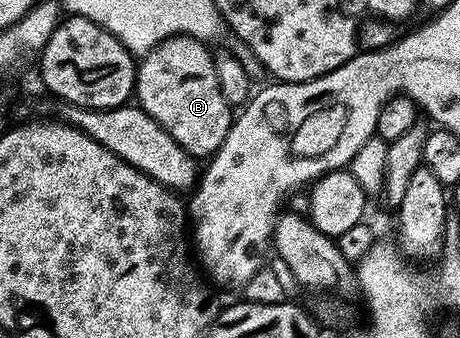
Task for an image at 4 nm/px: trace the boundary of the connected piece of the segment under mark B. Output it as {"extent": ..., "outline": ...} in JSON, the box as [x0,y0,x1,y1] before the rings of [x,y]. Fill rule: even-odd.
{"extent":[134,34,234,160],"outline":[[[176,34],[143,55],[136,68],[134,98],[140,109],[159,126],[165,126],[170,136],[197,160],[216,153],[226,140],[234,119],[233,107],[223,98],[219,88],[213,55],[213,51],[197,38]]]}

